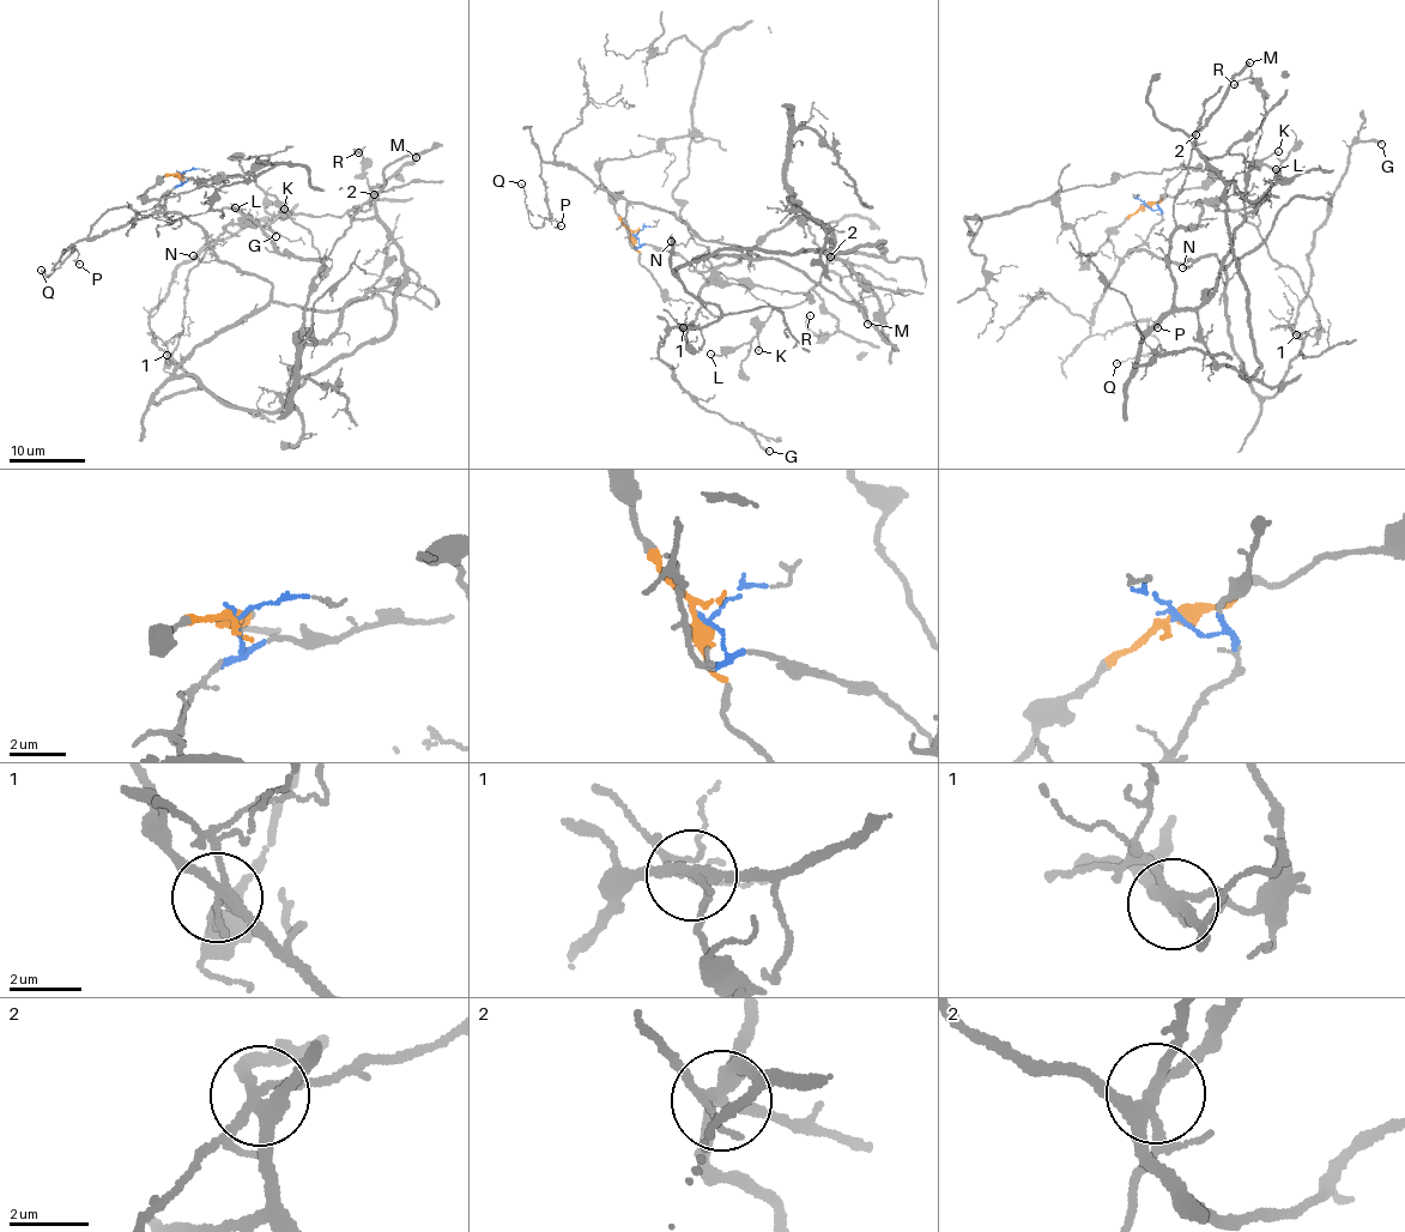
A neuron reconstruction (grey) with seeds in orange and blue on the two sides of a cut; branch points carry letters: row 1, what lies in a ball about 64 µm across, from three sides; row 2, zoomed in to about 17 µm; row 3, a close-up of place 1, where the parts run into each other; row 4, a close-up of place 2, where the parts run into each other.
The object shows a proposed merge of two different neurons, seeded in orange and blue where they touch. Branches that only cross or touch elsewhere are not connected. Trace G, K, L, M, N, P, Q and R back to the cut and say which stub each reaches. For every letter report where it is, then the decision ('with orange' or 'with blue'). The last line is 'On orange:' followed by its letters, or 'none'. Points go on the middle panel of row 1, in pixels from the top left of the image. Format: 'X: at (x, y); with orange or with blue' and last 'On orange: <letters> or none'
G: at (769, 451); with blue
K: at (758, 350); with blue
L: at (710, 354); with blue
M: at (867, 324); with blue
N: at (671, 241); with blue
P: at (561, 225); with blue
Q: at (521, 183); with blue
R: at (810, 315); with blue
On orange: none

